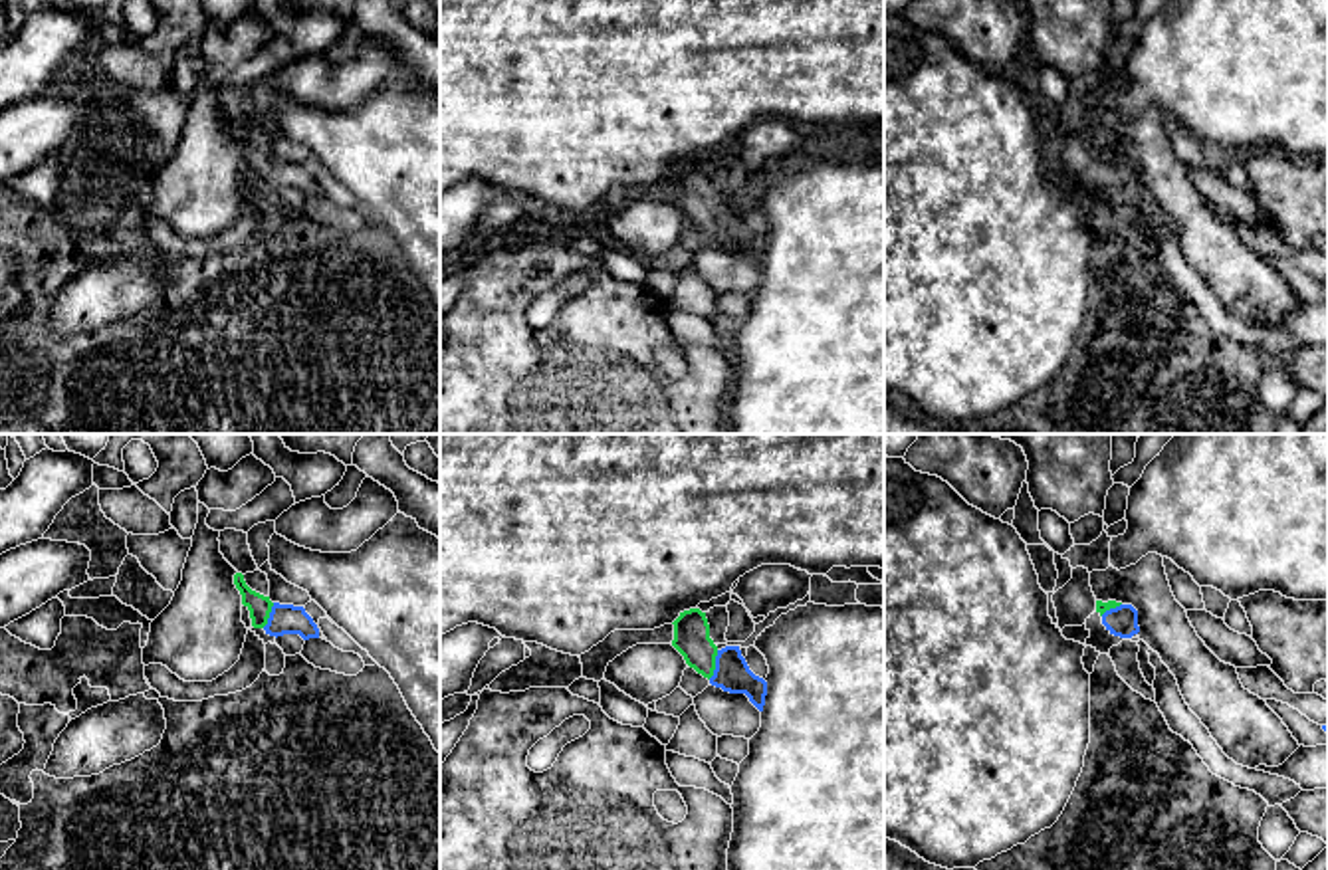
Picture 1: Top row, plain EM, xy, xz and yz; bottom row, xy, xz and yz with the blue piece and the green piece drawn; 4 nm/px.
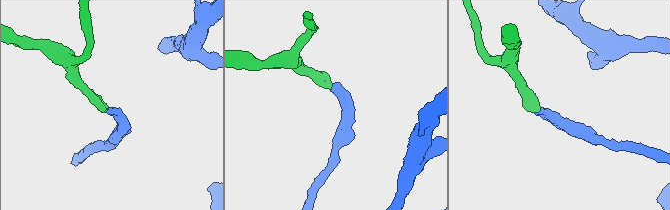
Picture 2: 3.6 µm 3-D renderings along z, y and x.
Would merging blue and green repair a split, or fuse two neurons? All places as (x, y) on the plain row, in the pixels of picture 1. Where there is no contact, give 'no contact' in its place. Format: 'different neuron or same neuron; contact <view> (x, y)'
same neuron; contact xz (716, 220)

